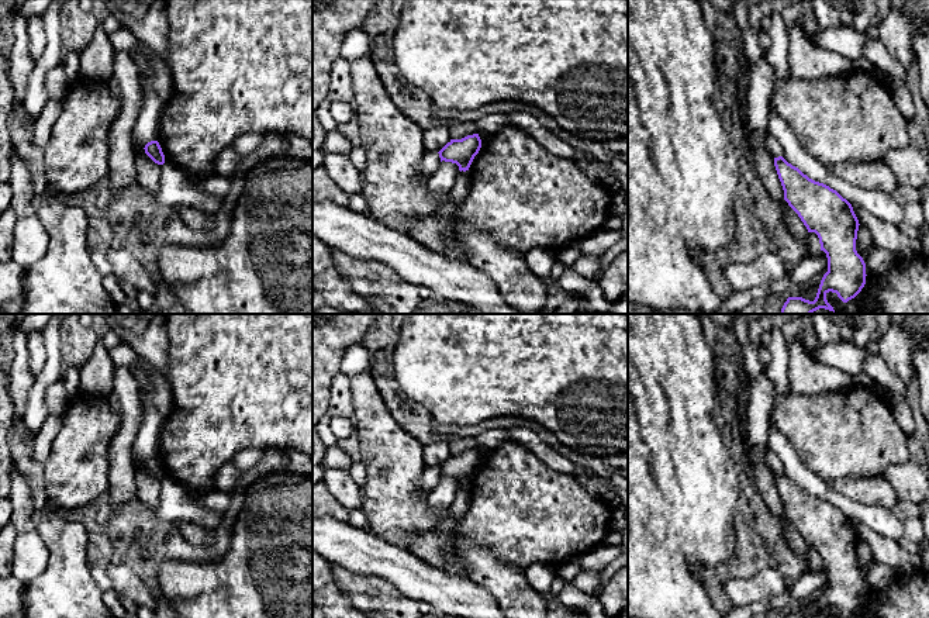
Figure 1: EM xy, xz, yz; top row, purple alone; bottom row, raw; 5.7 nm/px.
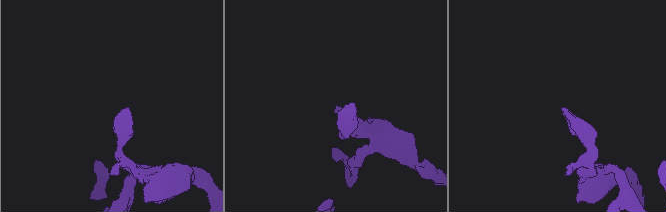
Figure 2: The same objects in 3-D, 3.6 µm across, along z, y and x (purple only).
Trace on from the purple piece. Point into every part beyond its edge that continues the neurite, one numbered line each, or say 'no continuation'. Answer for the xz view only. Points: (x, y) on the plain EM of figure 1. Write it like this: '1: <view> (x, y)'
no continuation

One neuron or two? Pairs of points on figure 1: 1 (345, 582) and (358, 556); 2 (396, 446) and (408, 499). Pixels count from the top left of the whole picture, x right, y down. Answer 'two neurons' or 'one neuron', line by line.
1: two neurons
2: one neuron

